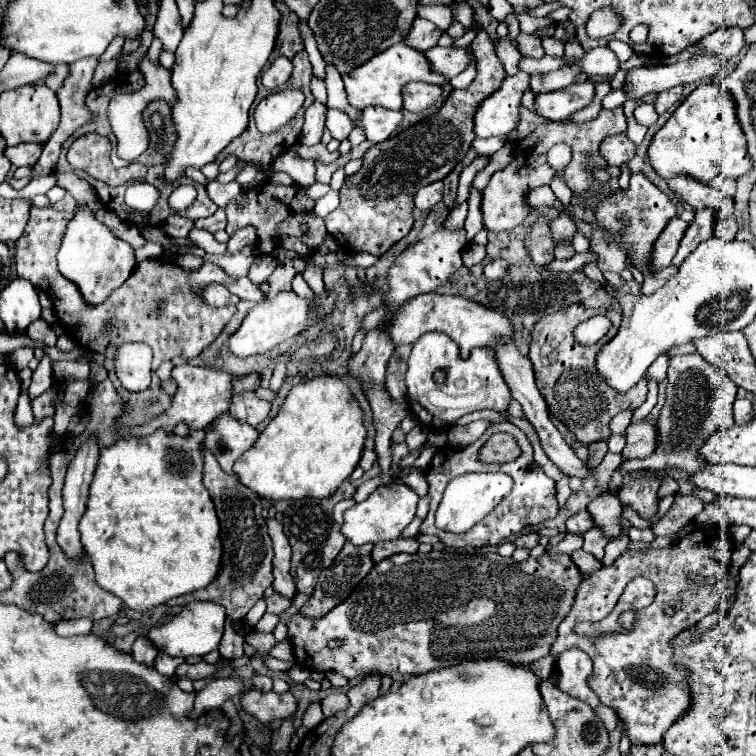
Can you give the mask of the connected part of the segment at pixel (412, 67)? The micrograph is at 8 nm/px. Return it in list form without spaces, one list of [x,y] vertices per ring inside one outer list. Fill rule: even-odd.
[[[404,42],[390,46],[388,50],[380,52],[376,58],[370,58],[368,64],[358,66],[352,74],[344,76],[342,80],[344,80],[346,92],[348,92],[348,102],[358,110],[364,110],[368,106],[384,106],[390,110],[400,110],[402,108],[402,88],[412,80],[430,82],[430,84],[438,84],[438,86],[448,84],[448,80],[432,68],[432,64],[424,56],[424,52],[410,48]]]

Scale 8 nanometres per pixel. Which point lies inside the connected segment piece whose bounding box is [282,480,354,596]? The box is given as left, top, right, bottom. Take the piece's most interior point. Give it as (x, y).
(315, 538)

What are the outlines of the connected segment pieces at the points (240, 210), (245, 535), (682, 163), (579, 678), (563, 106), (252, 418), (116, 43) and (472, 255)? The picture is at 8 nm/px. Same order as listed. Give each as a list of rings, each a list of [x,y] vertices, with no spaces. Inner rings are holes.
[[[266,182],[264,186],[244,188],[240,192],[240,198],[236,198],[236,202],[232,202],[232,206],[228,206],[228,210],[226,210],[226,214],[228,214],[226,232],[234,234],[236,228],[242,228],[246,224],[254,224],[258,228],[258,248],[264,254],[266,252],[270,254],[270,236],[276,236],[280,240],[280,238],[284,238],[288,234],[296,234],[302,240],[302,244],[306,244],[308,248],[318,248],[322,244],[326,228],[324,228],[324,220],[322,218],[316,216],[316,220],[314,220],[314,218],[308,216],[312,206],[314,206],[314,202],[304,196],[304,188],[302,186],[274,186],[274,184]],[[286,202],[288,202],[288,208],[286,208]],[[308,220],[310,220],[310,226],[312,226],[312,222],[316,224],[316,230],[312,232],[310,226],[308,226],[308,232],[302,234],[300,224],[302,222],[308,224]]]
[[[202,446],[202,456],[204,456],[204,482],[210,492],[210,498],[216,506],[218,518],[220,518],[220,536],[224,542],[224,564],[220,570],[220,578],[212,584],[206,586],[204,590],[198,590],[196,594],[188,594],[182,598],[182,602],[194,602],[194,600],[204,600],[204,602],[214,602],[222,604],[226,608],[226,614],[236,622],[244,620],[248,610],[262,598],[264,590],[272,586],[272,540],[266,532],[266,522],[262,516],[262,502],[256,492],[252,492],[248,486],[244,486],[236,476],[224,474],[220,470],[220,464],[212,456],[210,450]]]
[[[716,84],[698,86],[672,114],[662,130],[656,132],[650,148],[650,162],[654,170],[670,180],[674,176],[690,176],[702,184],[708,184],[712,178],[724,174],[730,178],[740,178],[752,172],[754,162],[748,154],[748,144],[744,130],[738,122],[736,100],[728,90],[722,92]]]
[[[568,648],[558,658],[558,670],[560,670],[560,684],[558,688],[570,696],[576,696],[578,700],[588,702],[592,708],[600,704],[598,696],[588,688],[586,678],[592,673],[593,663],[580,648]]]
[[[576,82],[556,92],[536,96],[536,110],[548,120],[564,120],[570,114],[592,104],[596,88],[592,82]]]
[[[242,392],[232,398],[230,410],[228,410],[238,422],[258,426],[270,412],[270,402],[256,398],[254,392]]]
[[[118,36],[108,46],[106,51],[99,57],[100,62],[110,61],[121,52],[125,39]]]
[[[468,246],[468,248],[464,250],[464,254],[462,254],[462,260],[464,260],[464,266],[470,268],[470,266],[482,262],[484,256],[486,256],[484,246]]]

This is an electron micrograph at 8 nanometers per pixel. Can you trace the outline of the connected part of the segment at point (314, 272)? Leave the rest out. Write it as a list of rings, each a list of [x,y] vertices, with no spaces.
[[[308,256],[308,258],[304,258],[304,262],[306,262],[306,268],[304,268],[304,272],[302,272],[302,276],[304,276],[304,280],[308,282],[308,286],[316,292],[316,294],[320,294],[320,290],[324,290],[324,282],[322,282],[322,268]]]

